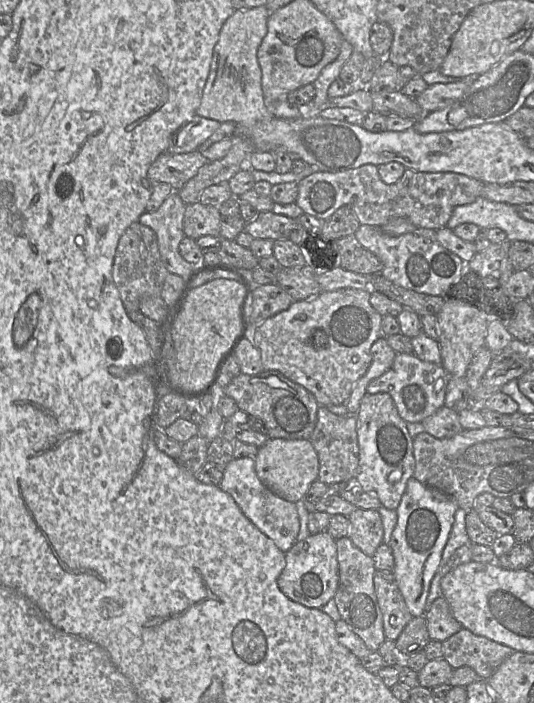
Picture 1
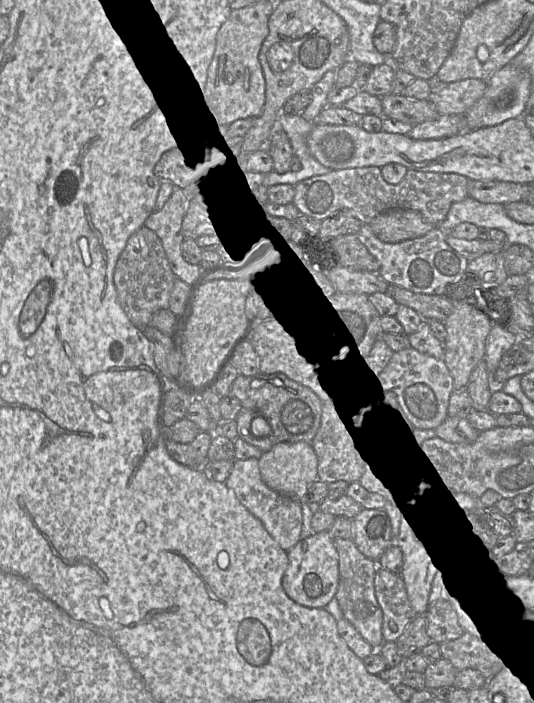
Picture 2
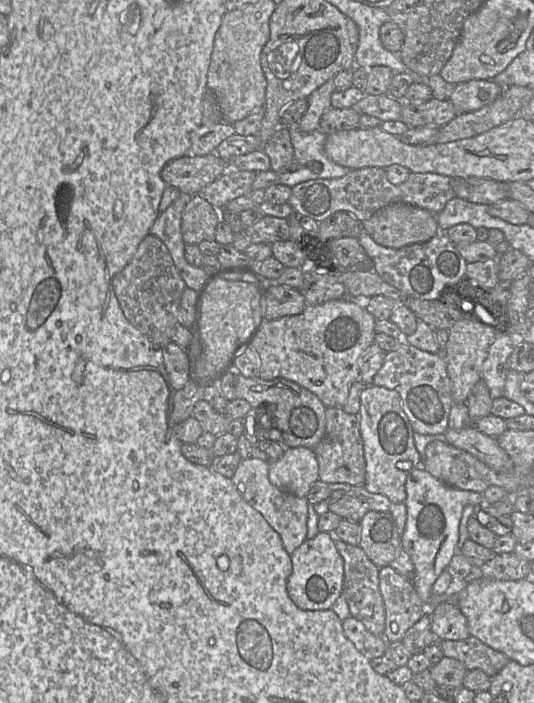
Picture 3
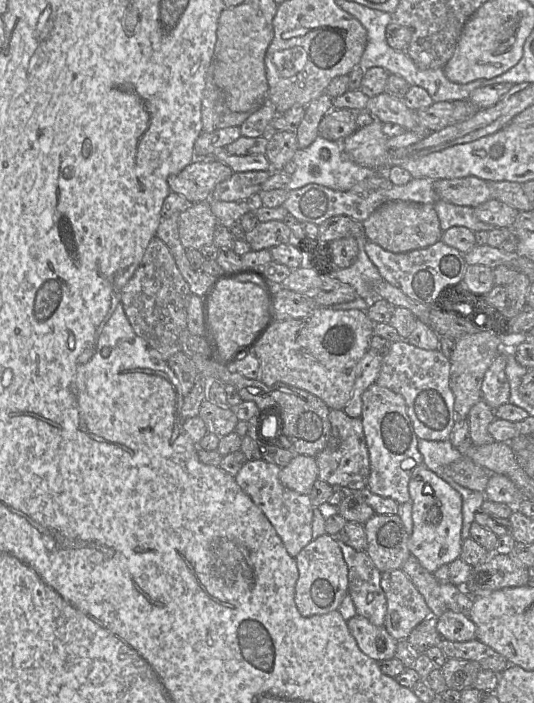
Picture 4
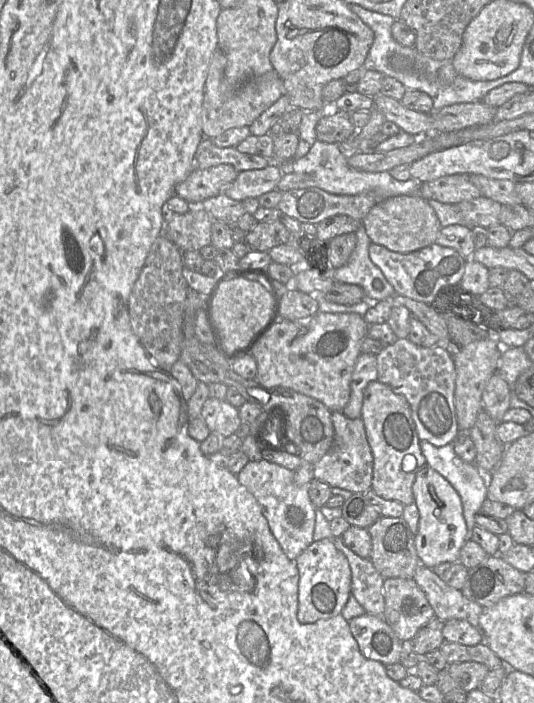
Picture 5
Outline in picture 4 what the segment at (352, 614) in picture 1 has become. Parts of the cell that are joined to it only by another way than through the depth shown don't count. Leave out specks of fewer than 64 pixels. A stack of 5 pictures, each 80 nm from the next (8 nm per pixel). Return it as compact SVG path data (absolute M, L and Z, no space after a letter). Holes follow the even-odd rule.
M338 539L348 566L348 594L351 596L357 615L376 626L384 626L387 599L381 587L382 572L375 566L366 551L356 550Z

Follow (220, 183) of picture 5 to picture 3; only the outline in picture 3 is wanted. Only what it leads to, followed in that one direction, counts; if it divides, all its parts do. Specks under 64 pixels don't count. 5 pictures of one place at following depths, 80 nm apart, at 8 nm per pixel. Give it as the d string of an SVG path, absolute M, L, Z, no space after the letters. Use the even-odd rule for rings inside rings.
M216 153L186 155L168 162L161 171L161 178L166 185L194 196L228 170L229 163Z

